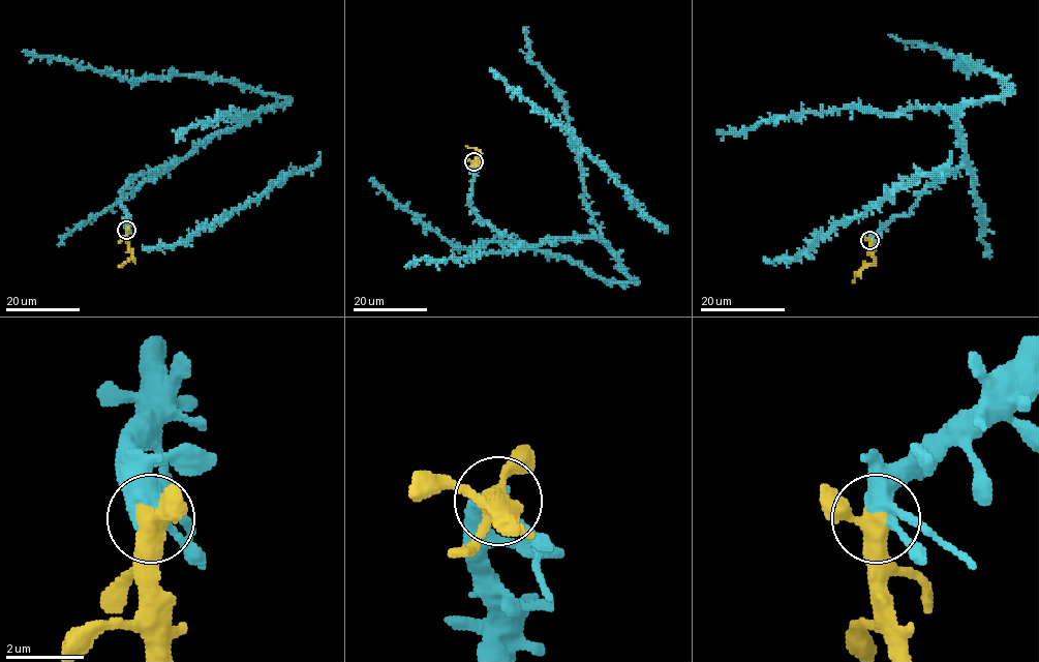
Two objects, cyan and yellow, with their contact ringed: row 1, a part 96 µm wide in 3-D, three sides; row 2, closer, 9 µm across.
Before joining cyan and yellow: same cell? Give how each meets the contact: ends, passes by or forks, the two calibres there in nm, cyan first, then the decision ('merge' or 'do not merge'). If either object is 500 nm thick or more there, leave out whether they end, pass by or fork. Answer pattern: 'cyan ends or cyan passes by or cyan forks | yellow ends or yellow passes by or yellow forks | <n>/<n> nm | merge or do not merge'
cyan forks | yellow passes by | 400/460 nm | merge

